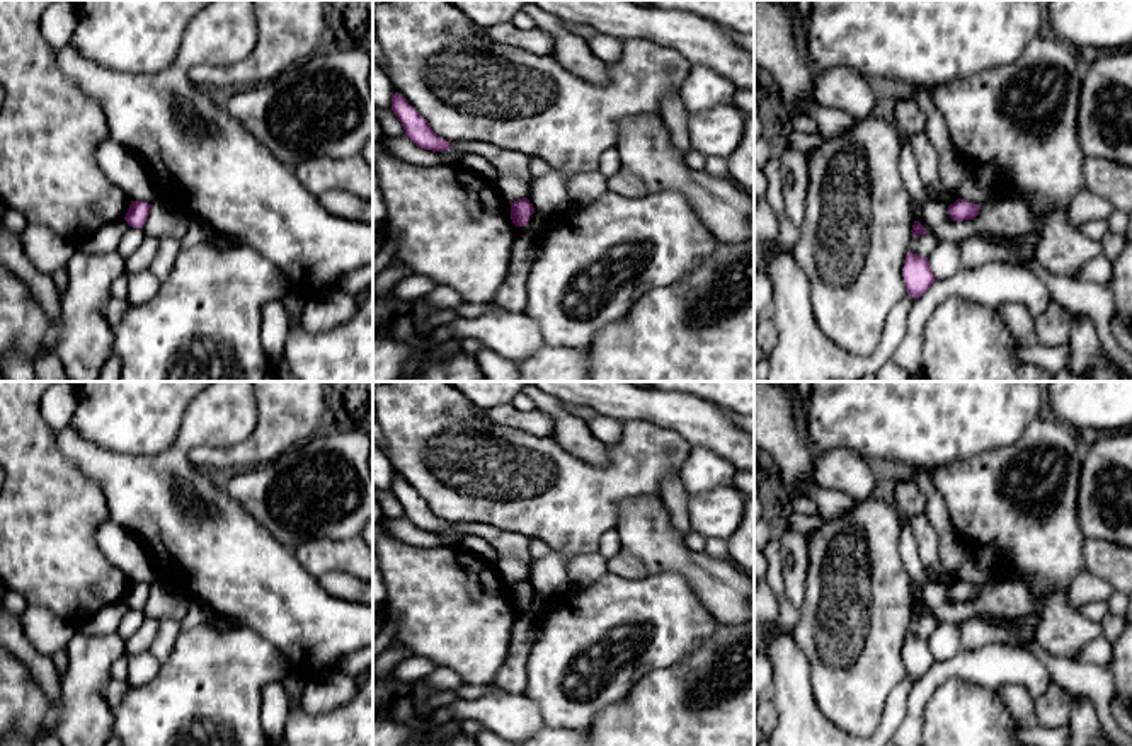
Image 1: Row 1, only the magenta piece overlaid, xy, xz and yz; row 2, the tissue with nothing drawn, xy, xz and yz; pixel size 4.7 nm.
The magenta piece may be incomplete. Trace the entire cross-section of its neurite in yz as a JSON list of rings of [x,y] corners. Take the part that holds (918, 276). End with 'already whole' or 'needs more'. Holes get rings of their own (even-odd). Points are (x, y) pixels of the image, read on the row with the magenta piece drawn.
[[[911,250],[906,255],[902,276],[904,284],[907,288],[907,295],[912,296],[914,300],[923,296],[936,281],[928,257],[919,257]]]; already whole

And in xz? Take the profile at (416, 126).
[[[398,92],[393,94],[392,111],[402,123],[407,138],[410,138],[417,146],[432,152],[443,152],[451,148],[453,143],[439,138],[431,129],[429,123]]]; already whole

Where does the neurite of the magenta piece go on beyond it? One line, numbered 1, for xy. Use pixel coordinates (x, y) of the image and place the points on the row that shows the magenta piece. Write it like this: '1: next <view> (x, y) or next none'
1: next none

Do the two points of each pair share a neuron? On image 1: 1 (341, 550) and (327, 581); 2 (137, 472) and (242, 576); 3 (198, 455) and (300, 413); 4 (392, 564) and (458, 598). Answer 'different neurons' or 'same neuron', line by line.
1: different neurons
2: same neuron
3: same neuron
4: same neuron

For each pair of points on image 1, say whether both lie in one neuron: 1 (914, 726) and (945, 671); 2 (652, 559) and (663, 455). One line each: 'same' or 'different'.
1: same
2: different

